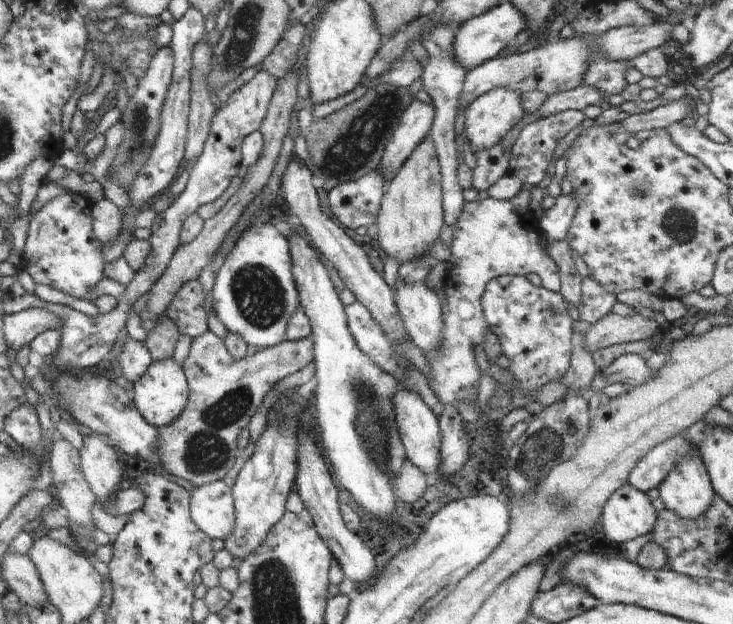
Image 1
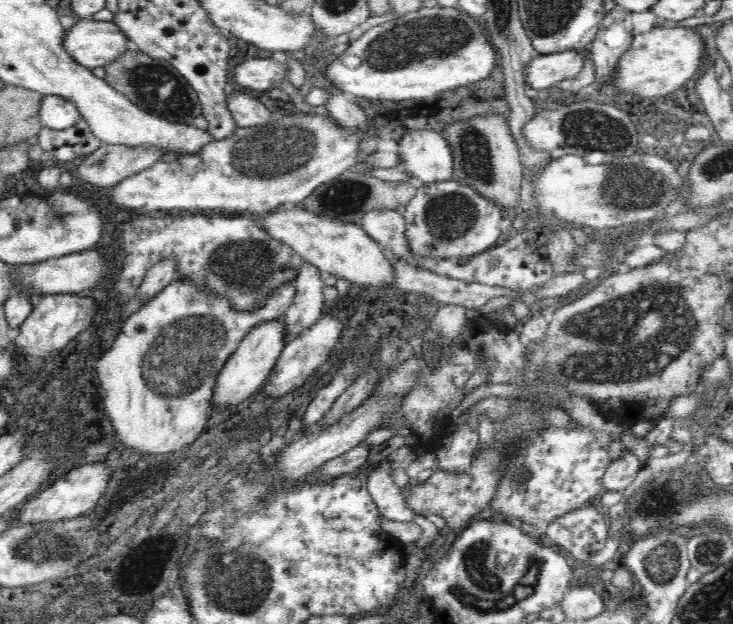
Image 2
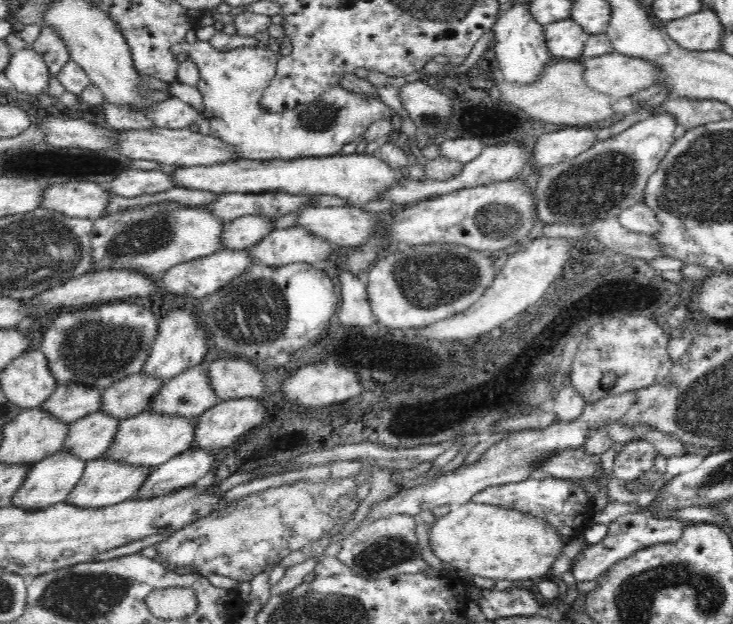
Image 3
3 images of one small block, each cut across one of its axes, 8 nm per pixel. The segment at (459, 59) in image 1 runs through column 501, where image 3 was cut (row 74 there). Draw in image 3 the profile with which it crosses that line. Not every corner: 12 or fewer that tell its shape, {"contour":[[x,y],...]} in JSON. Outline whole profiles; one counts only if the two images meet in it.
{"contour":[[32,47],[14,50],[4,74],[14,91],[44,94],[53,77]]}

